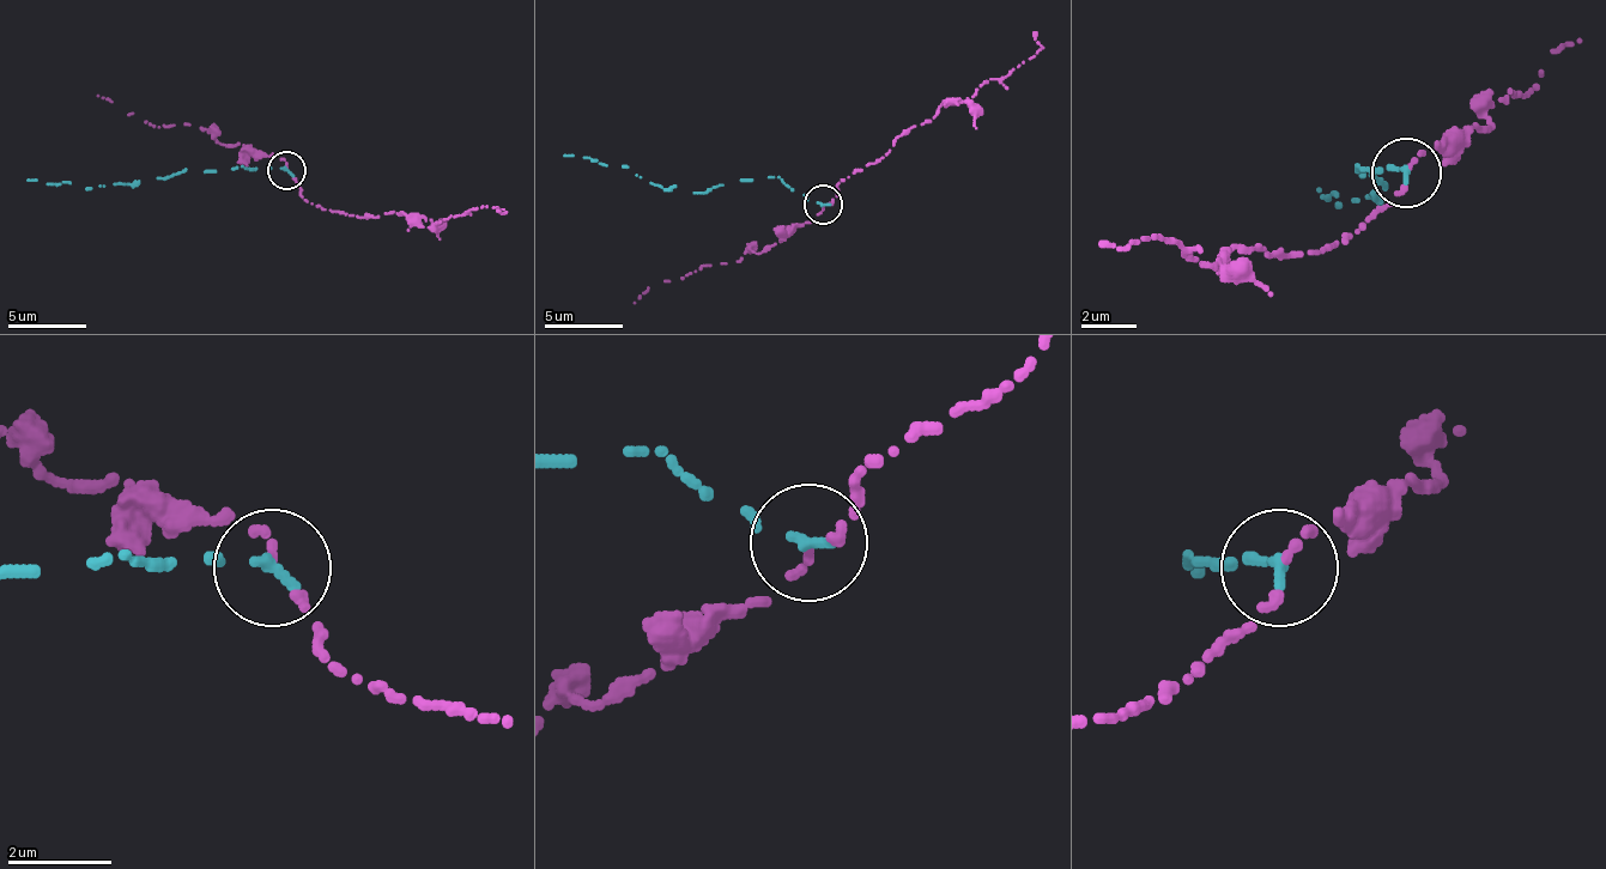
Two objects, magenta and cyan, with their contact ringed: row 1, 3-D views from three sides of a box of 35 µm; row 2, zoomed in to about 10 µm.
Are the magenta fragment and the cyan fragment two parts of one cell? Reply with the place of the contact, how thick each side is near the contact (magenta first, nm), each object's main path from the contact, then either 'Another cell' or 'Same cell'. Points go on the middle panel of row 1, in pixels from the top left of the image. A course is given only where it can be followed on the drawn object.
Place: (823, 205). Thickness 180 nm (magenta) against 200 nm. Course of magenta: (822, 207), (846, 180), (944, 105), (979, 90), (1030, 59), (1042, 47), (1037, 31). Course of cyan: (822, 204), (779, 176), (692, 192), (649, 183), (622, 164), (563, 156). Another cell

